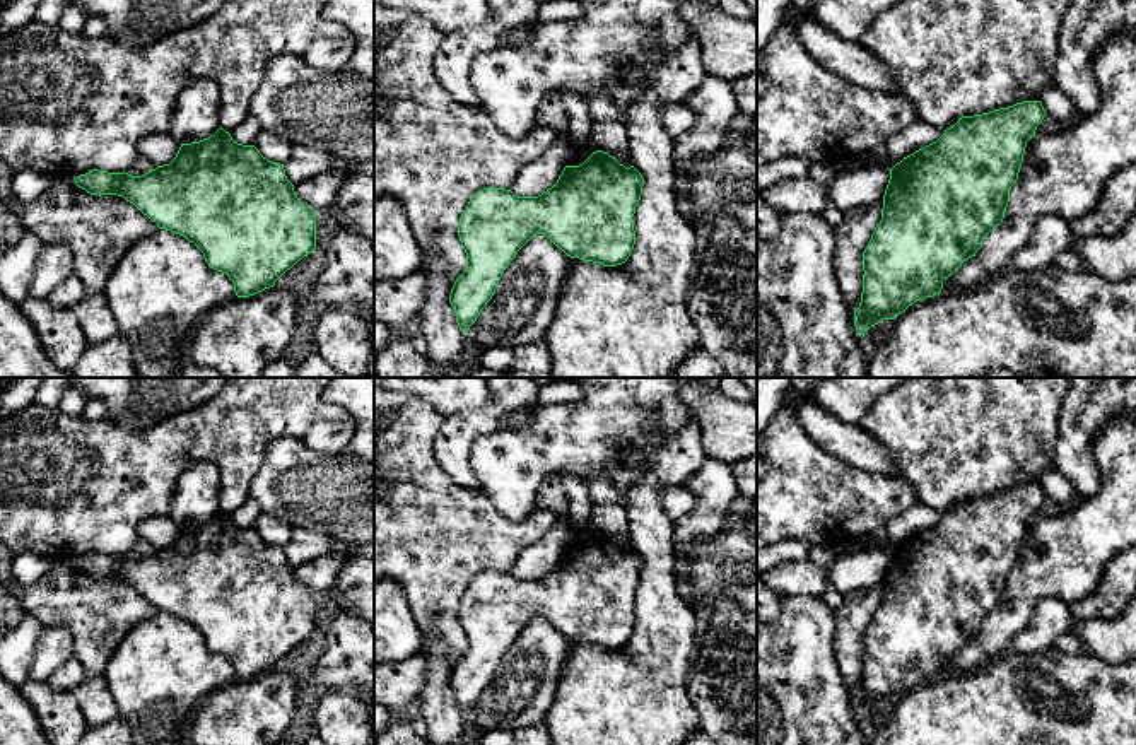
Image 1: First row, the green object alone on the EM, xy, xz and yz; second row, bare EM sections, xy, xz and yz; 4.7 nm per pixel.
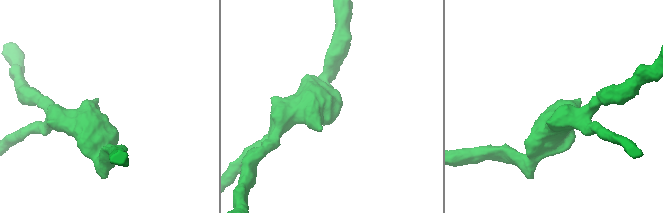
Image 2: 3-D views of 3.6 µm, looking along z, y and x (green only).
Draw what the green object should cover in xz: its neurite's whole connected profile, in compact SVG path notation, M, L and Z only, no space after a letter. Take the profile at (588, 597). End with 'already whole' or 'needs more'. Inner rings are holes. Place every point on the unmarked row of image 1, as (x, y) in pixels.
M596 533L579 548L565 548L557 566L538 579L518 579L506 571L483 571L477 574L460 600L458 619L466 636L466 651L456 661L449 685L456 695L458 709L468 716L482 692L492 682L497 666L516 641L518 634L536 617L543 617L571 641L617 649L627 644L635 627L634 596L644 569L642 557L625 550L608 535Z; already whole

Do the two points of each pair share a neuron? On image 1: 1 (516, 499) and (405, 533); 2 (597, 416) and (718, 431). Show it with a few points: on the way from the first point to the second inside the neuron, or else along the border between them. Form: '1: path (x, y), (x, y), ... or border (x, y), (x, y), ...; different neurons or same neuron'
1: border (477, 492), (513, 522), (523, 522), (532, 515); different neurons
2: border (679, 395), (694, 419); different neurons

